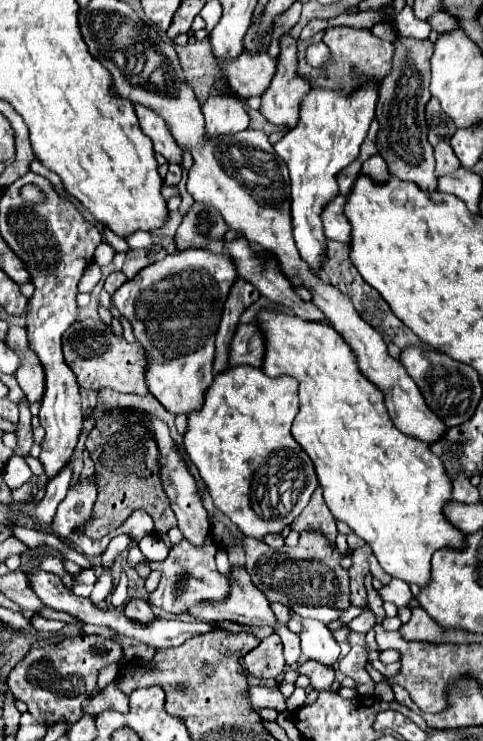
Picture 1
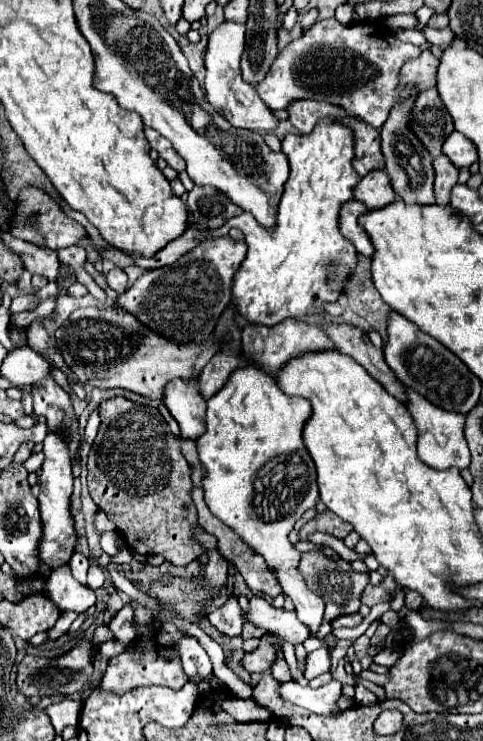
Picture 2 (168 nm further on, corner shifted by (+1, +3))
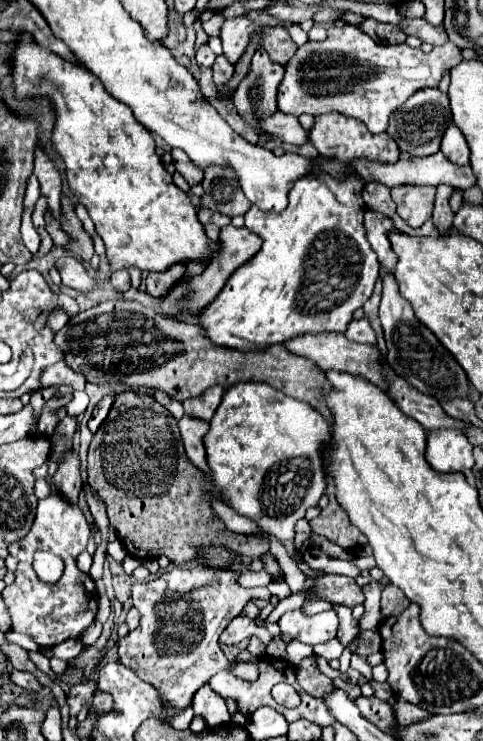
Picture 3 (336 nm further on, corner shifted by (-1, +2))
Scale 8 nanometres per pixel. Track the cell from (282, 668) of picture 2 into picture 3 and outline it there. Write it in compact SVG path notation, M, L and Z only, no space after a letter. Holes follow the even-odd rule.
M236 616L224 628L224 632L220 636L220 644L238 644L250 636L257 636L265 645L268 645L272 638L265 626L254 624L248 616Z

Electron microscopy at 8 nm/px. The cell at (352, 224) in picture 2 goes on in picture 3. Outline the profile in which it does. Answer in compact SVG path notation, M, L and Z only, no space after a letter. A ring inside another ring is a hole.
M366 210L364 228L366 228L366 238L372 246L372 250L378 254L380 266L392 272L392 268L396 264L396 254L392 252L392 248L388 244L388 232L396 230L392 220L376 210Z

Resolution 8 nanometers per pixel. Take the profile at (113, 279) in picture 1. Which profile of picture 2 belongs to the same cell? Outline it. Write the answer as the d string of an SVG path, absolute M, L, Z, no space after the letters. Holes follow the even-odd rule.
M120 267L110 269L108 275L106 275L106 281L108 281L110 289L114 289L118 295L128 289L128 277L126 277L126 273L124 273Z

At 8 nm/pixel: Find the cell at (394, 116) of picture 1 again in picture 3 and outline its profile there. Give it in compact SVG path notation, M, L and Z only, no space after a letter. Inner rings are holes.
M396 186L392 188L392 200L398 206L398 216L408 226L418 228L432 218L434 186Z

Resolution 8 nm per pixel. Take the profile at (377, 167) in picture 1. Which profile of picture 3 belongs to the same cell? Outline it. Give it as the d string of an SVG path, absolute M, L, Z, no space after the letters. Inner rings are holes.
M368 182L364 192L362 192L362 198L364 198L366 206L372 210L378 210L386 216L396 214L396 204L390 198L390 188L380 184L380 182Z

